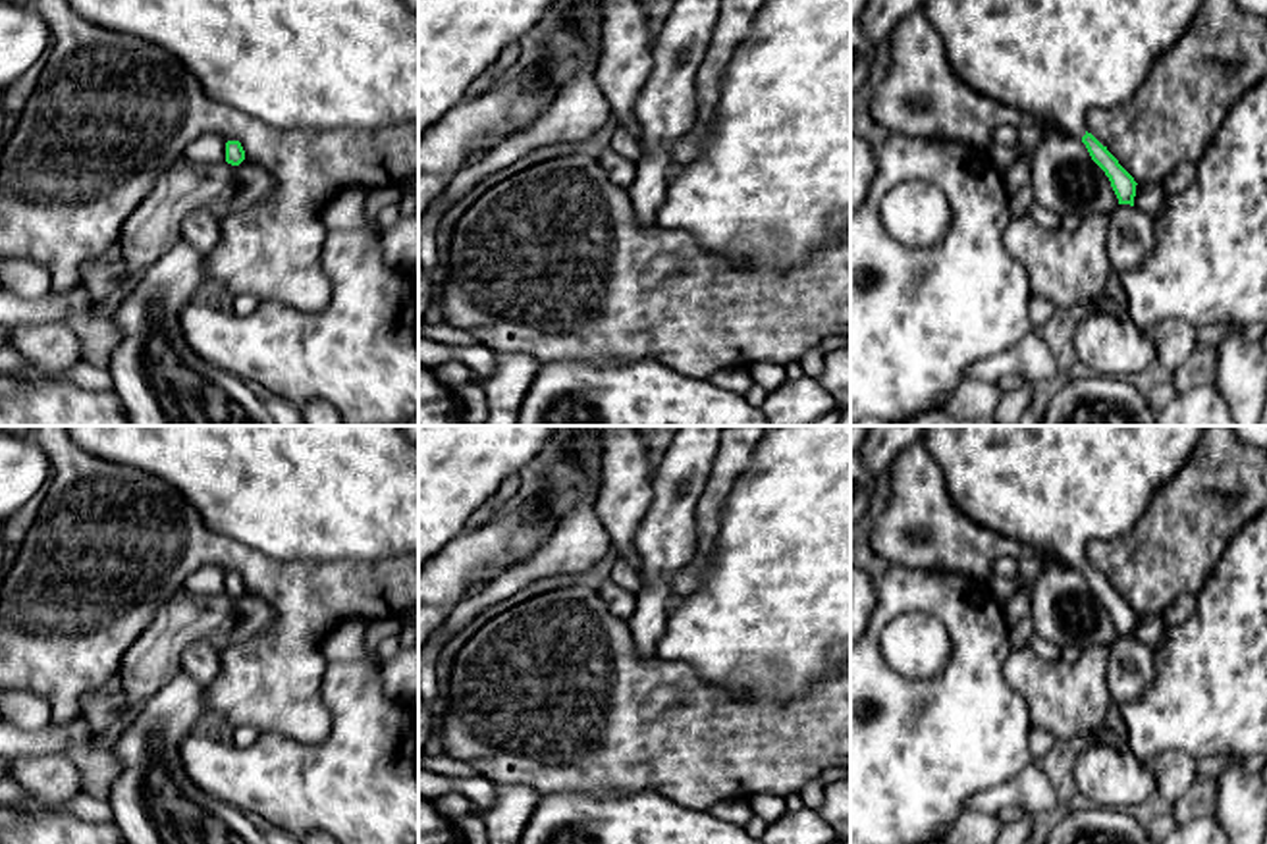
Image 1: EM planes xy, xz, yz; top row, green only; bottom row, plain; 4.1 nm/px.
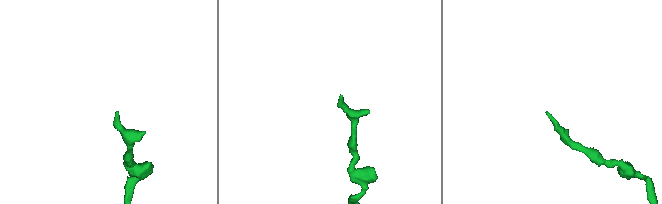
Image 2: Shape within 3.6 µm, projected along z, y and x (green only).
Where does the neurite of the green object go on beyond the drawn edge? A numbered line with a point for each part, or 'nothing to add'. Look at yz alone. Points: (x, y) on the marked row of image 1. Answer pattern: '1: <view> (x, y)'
1: yz (1057, 60)

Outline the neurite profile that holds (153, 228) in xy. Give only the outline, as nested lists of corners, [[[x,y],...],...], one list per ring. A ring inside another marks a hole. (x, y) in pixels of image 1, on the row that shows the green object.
[[[185,156],[177,158],[170,168],[158,173],[152,189],[121,225],[120,245],[129,274],[150,266],[181,241],[181,222],[193,210],[208,210],[218,220],[224,220],[231,214],[260,206],[276,189],[278,181],[274,175],[249,158],[239,166],[231,166],[226,160],[220,164],[201,164]]]

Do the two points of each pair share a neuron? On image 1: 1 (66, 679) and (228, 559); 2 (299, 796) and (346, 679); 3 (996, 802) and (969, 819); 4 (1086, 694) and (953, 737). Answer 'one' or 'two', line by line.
1: one
2: one
3: two
4: two

